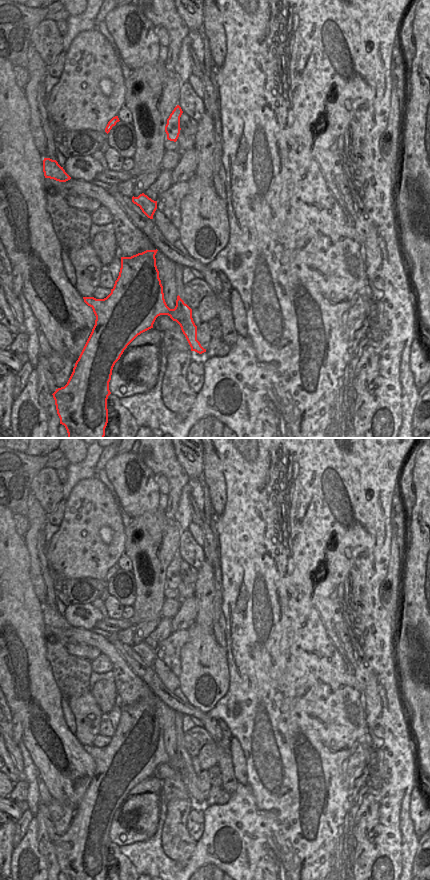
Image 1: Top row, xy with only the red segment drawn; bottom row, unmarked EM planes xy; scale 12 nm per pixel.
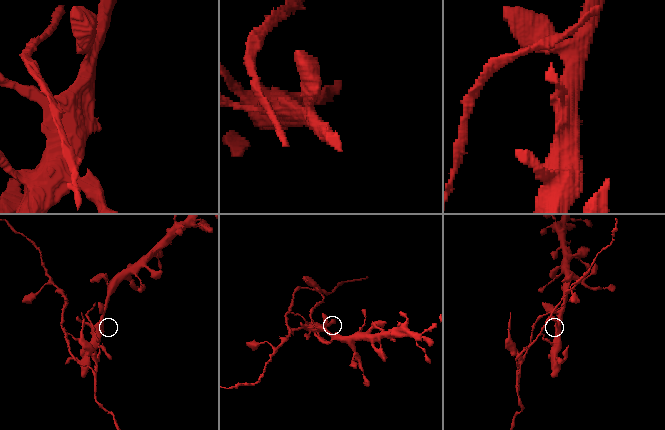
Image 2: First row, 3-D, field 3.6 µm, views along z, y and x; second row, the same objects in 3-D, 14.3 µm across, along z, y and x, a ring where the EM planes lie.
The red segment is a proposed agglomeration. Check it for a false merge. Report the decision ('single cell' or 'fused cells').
fused cells

